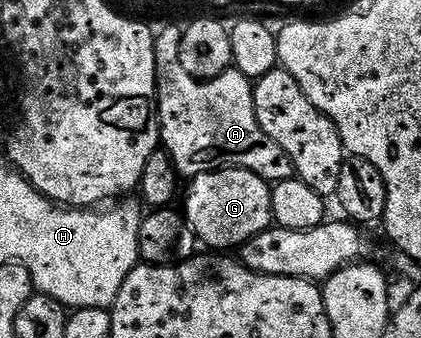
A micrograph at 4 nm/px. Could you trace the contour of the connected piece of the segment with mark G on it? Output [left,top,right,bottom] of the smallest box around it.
[183,167,273,251]

